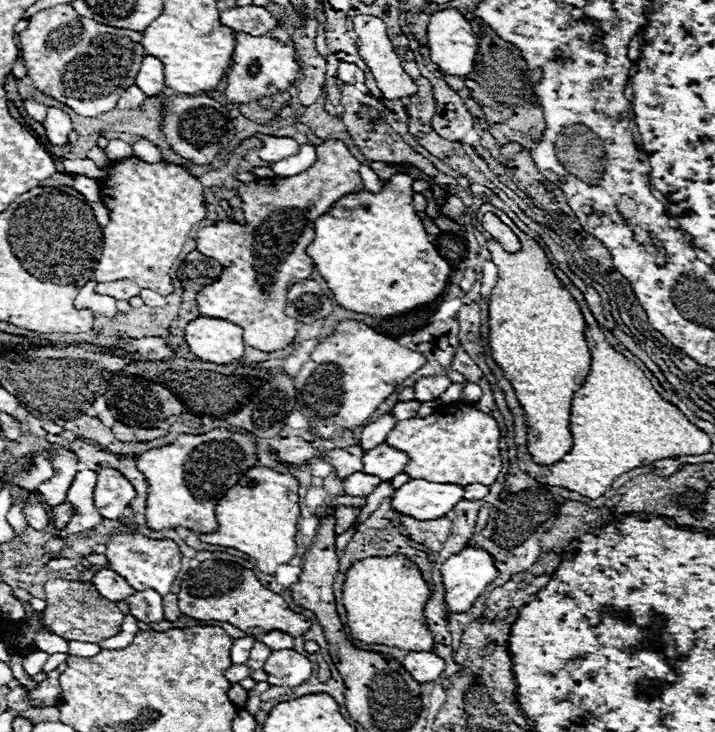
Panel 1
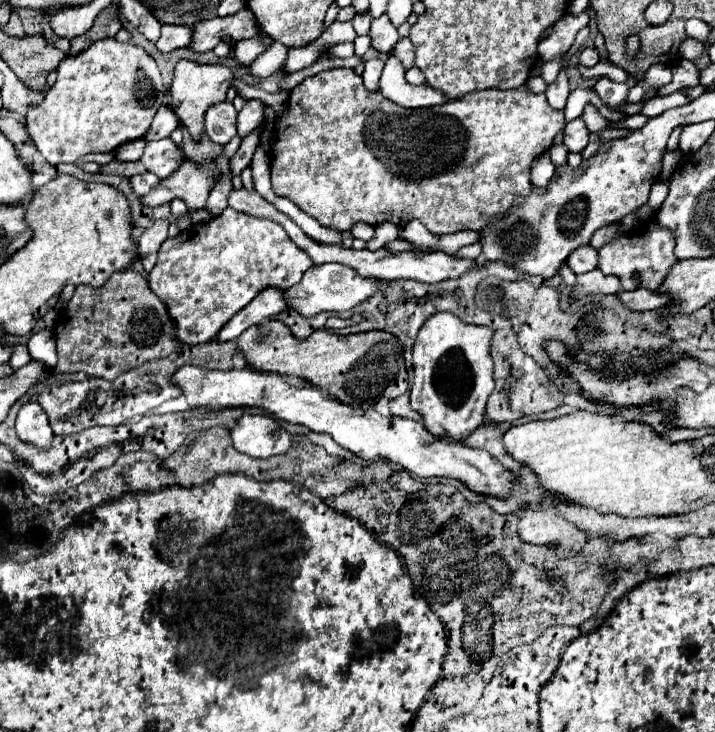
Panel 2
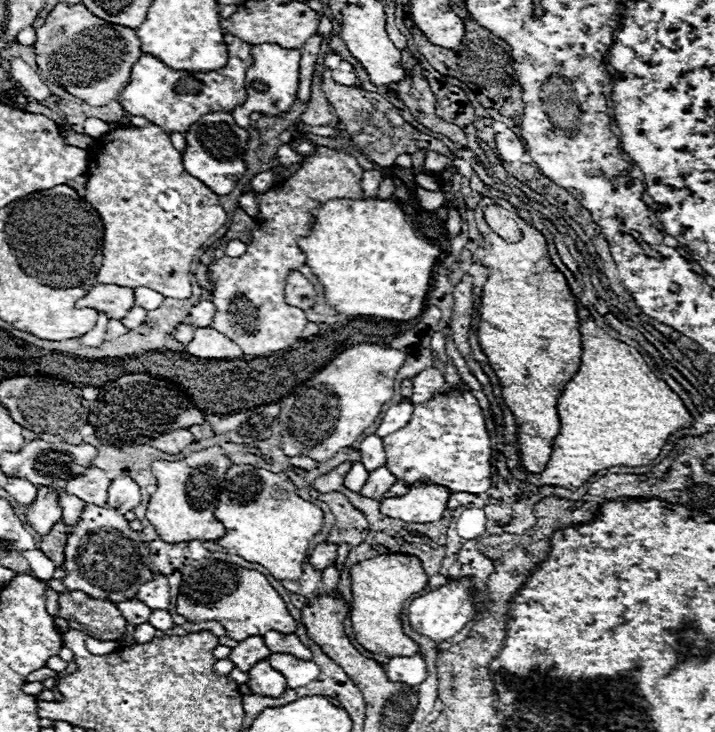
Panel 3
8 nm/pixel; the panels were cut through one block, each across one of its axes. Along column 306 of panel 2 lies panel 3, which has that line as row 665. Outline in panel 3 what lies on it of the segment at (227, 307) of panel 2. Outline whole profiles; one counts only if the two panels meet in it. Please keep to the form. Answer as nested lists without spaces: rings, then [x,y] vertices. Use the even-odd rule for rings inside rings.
[[[268,660],[258,662],[252,670],[248,670],[248,686],[252,688],[252,694],[260,696],[272,696],[278,698],[286,690],[286,680],[280,672],[276,672]]]

